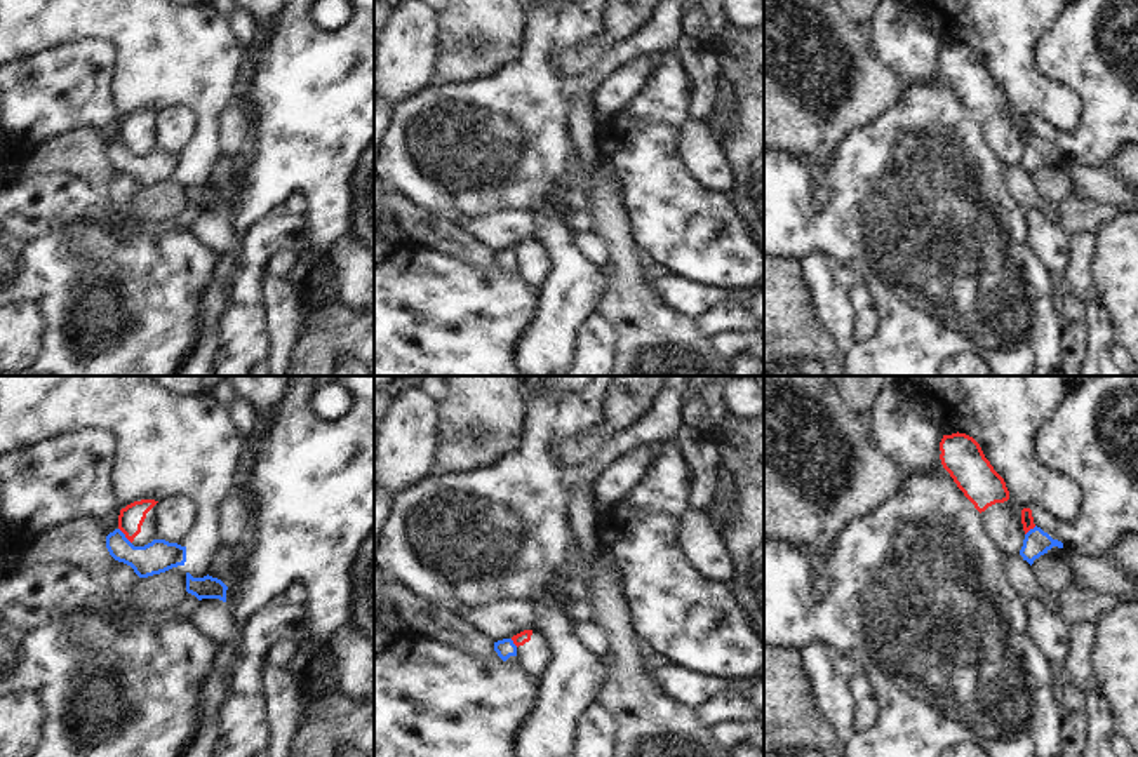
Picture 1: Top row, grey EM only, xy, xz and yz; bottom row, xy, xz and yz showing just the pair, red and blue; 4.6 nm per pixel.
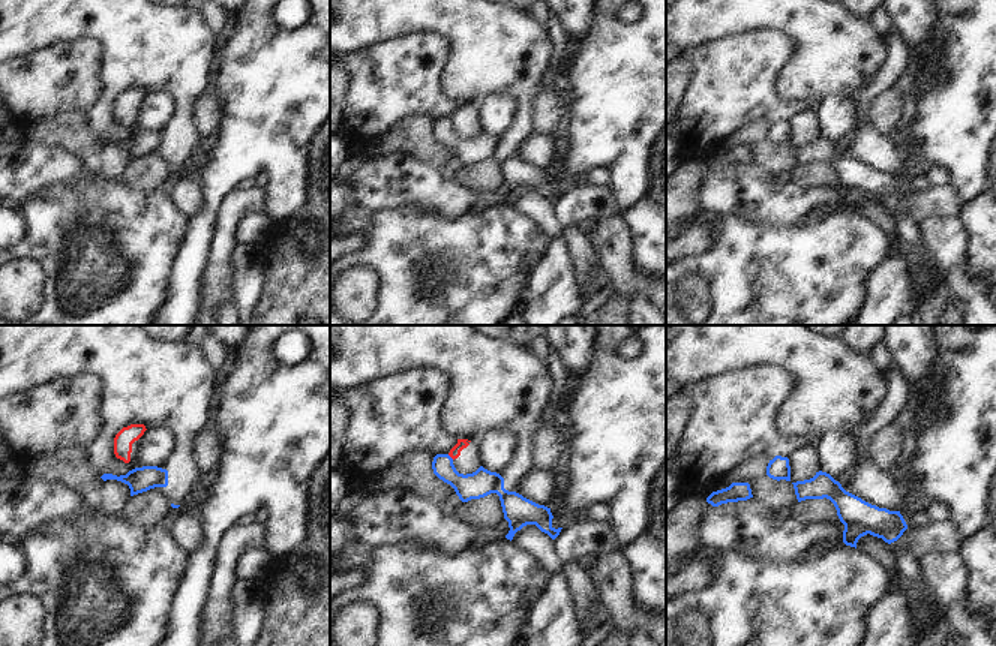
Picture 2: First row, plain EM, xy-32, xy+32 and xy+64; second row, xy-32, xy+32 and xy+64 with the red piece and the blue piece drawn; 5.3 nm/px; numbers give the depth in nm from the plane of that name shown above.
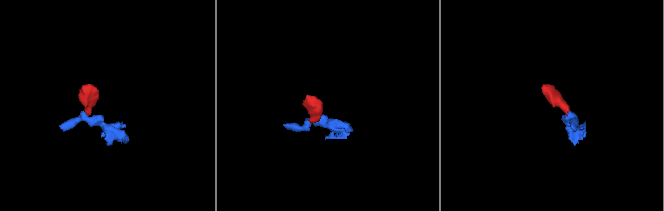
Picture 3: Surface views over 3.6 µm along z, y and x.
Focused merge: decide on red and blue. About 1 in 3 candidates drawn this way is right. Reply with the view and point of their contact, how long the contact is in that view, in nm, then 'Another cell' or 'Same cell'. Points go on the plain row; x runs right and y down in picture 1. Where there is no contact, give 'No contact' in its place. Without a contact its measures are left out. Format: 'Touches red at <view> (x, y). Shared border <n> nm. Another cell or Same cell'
Touches red at xy (126, 147). Shared border 100 nm. Another cell.

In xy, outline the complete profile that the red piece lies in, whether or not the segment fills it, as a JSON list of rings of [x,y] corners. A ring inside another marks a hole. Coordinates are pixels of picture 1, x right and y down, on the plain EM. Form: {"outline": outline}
{"outline": [[[141,110],[120,120],[118,139],[134,157],[144,157],[155,150],[153,134],[146,124],[157,115],[155,110]]]}

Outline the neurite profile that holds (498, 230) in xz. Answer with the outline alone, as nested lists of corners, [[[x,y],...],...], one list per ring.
[[[449,209],[449,226],[461,235],[473,235],[492,252],[512,249],[532,237],[532,219],[527,209],[494,211],[489,214],[466,214],[459,209]]]

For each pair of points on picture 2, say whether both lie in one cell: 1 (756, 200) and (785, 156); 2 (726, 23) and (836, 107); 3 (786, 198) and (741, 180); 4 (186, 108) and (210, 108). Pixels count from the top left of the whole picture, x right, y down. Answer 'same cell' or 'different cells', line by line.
1: different cells
2: different cells
3: same cell
4: different cells

